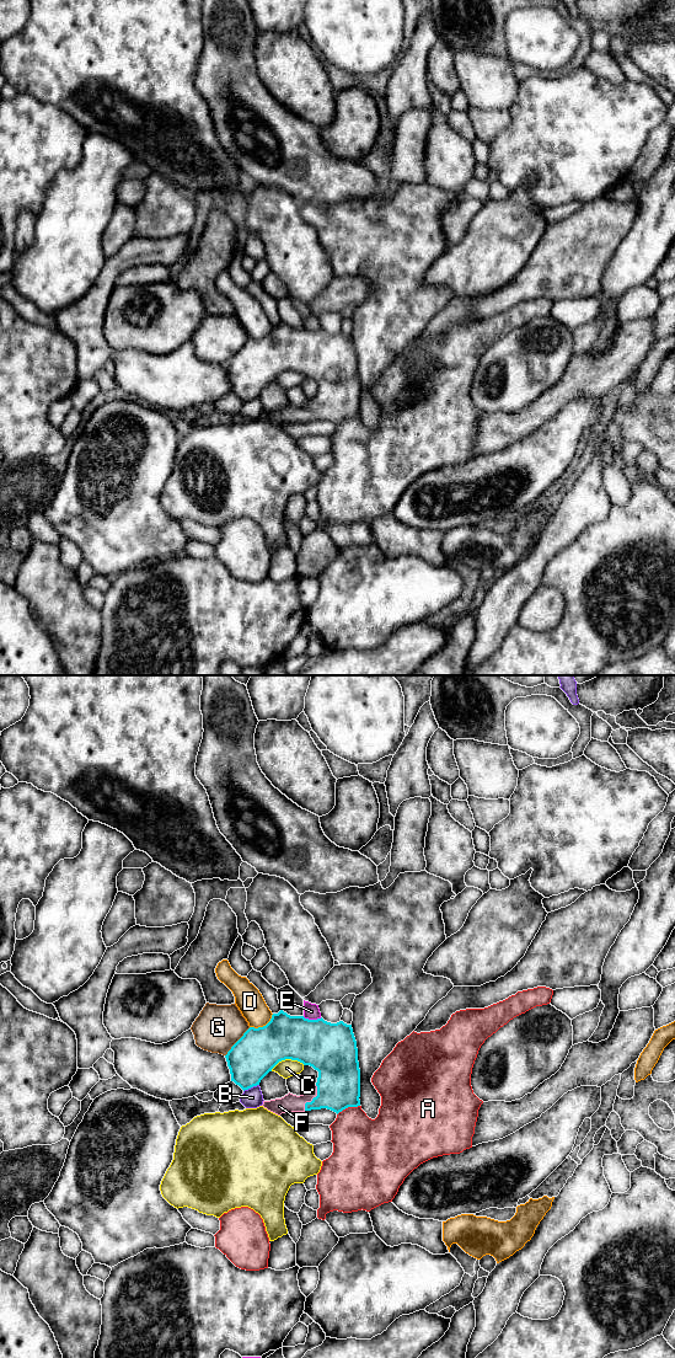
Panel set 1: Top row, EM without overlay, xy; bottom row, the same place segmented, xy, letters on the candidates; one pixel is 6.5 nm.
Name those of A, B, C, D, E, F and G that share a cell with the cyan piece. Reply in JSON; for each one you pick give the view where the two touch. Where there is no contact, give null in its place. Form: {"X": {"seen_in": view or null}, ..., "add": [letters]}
{"F": {"seen_in": "xy"}, "add": ["F"]}

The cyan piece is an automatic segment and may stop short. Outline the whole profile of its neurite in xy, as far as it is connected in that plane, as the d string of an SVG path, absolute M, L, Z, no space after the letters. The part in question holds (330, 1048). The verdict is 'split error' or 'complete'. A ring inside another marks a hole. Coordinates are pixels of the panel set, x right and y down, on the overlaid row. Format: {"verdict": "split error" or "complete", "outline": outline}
{"verdict": "split error", "outline": "M283 1010L273 1014L263 1027L250 1027L225 1055L231 1081L243 1091L259 1085L261 1080L282 1060L291 1059L310 1065L318 1071L316 1085L306 1094L288 1094L282 1098L263 1101L263 1107L280 1116L282 1113L305 1112L327 1108L337 1114L348 1107L360 1106L360 1069L357 1041L352 1025L343 1021L331 1023L322 1017L309 1020L290 1016Z"}

